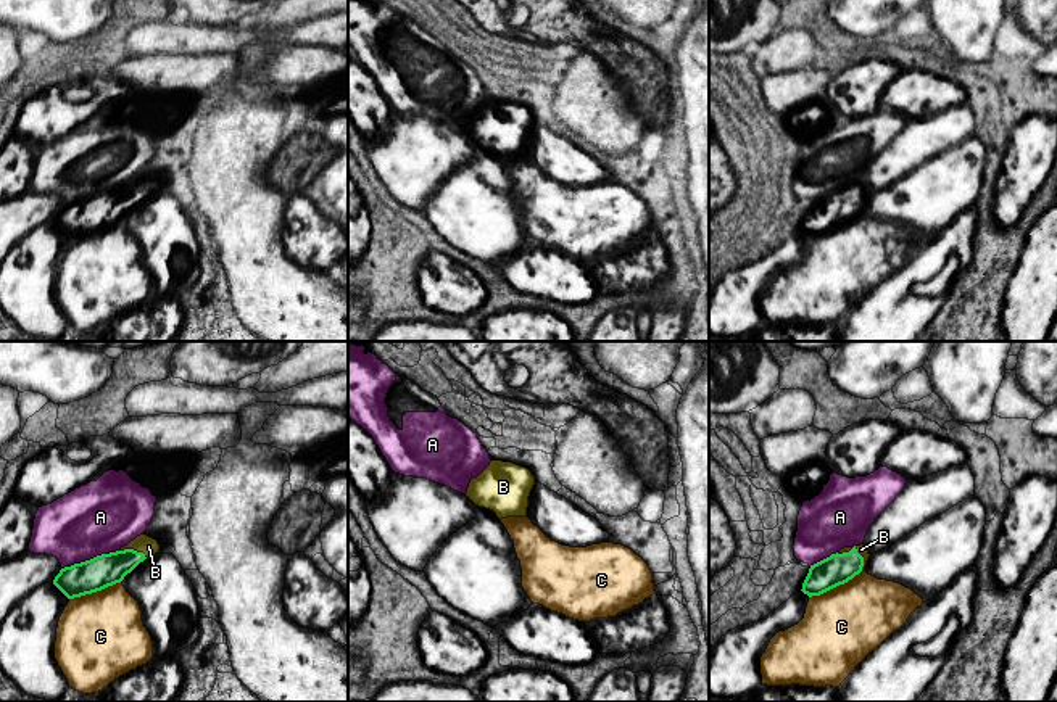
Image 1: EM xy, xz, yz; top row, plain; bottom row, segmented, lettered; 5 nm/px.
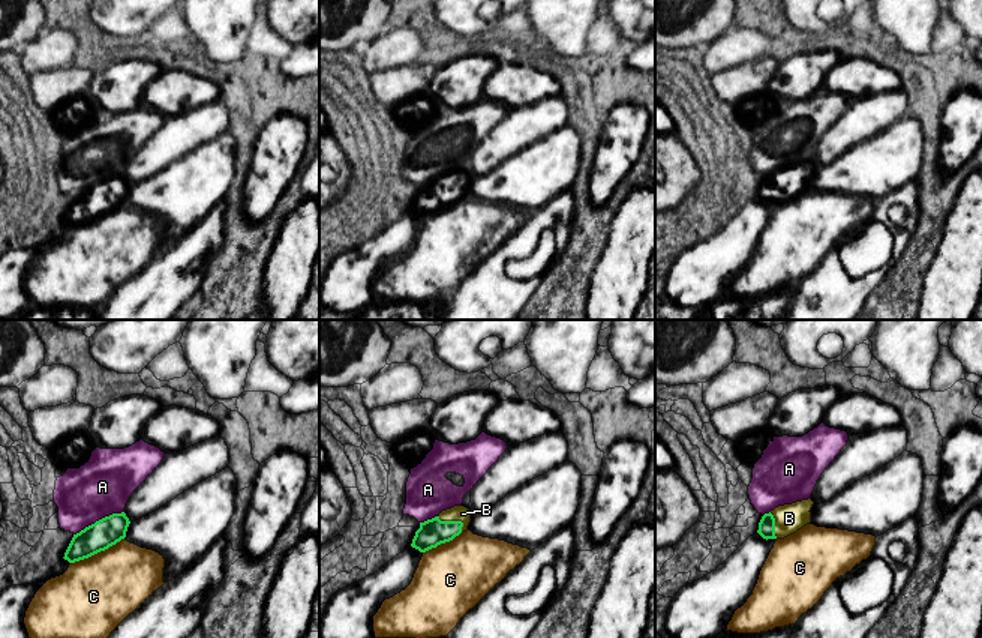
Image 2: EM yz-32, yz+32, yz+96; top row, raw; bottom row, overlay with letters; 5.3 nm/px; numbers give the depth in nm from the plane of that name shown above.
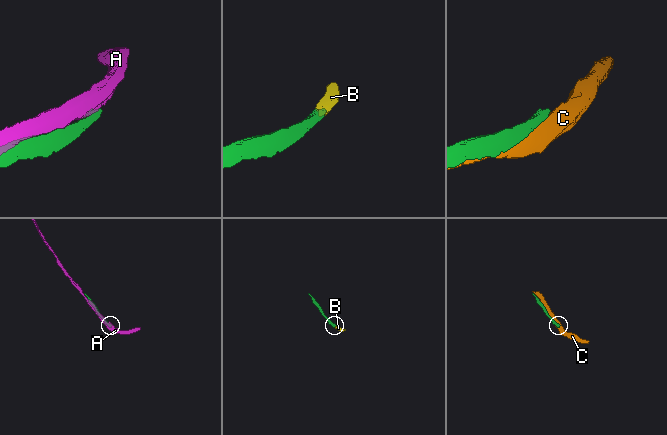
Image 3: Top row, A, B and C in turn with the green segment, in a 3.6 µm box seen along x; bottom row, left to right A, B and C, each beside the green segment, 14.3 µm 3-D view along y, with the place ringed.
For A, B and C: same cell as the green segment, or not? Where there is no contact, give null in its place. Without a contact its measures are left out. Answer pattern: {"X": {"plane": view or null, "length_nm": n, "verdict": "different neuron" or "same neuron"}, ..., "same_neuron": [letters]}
{"A": {"plane": "xy", "length_nm": 300, "verdict": "different neuron"}, "B": {"plane": "yz", "length_nm": 160, "verdict": "same neuron"}, "C": {"plane": "yz", "length_nm": 300, "verdict": "different neuron"}, "same_neuron": ["B"]}

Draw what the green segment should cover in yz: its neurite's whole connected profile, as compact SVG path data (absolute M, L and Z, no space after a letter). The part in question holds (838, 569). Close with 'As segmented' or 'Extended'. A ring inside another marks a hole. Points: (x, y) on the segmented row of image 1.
M864 544L844 547L810 565L801 591L812 597L848 583L865 570L868 557L870 554Z. Extended

